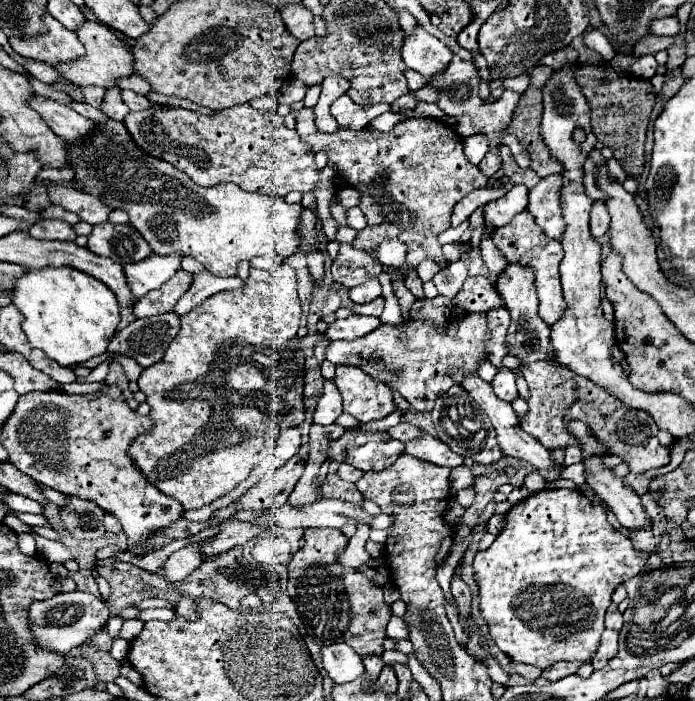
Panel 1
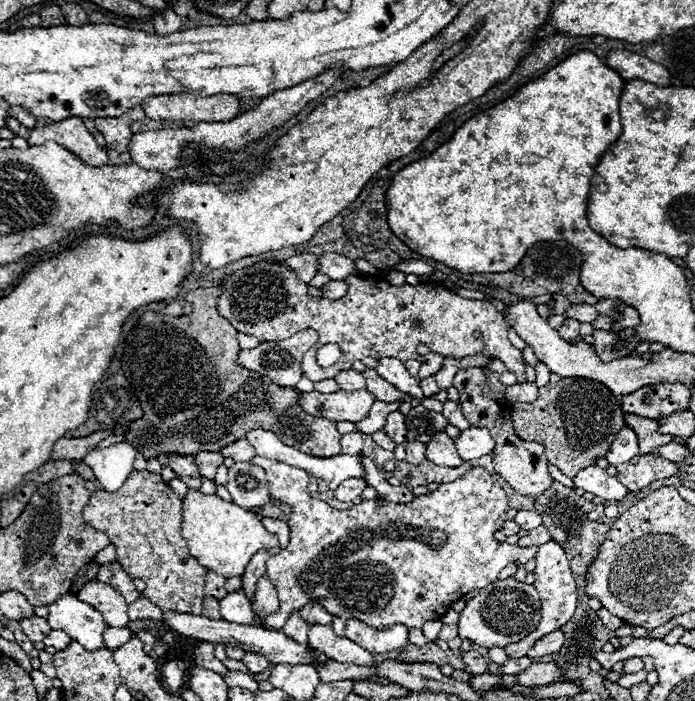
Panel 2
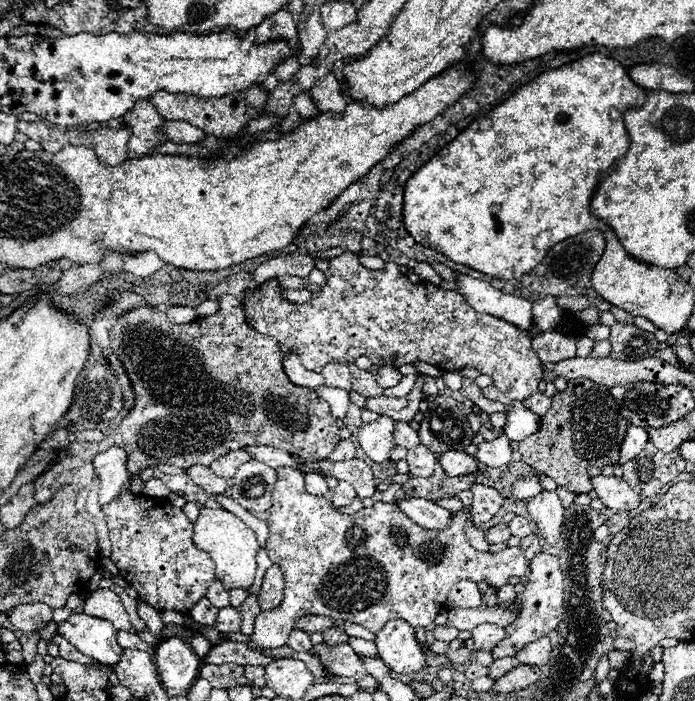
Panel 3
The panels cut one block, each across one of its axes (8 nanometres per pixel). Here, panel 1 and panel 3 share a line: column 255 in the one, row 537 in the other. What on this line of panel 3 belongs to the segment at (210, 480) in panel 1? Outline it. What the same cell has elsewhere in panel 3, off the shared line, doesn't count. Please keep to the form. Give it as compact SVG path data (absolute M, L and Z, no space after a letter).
M276 468L278 480L272 488L272 510L270 510L270 536L266 544L266 552L272 564L278 564L284 574L284 600L274 610L260 612L256 616L252 640L248 648L278 648L284 646L288 634L294 630L294 624L302 616L320 614L336 620L346 620L364 626L368 632L376 634L384 628L388 620L402 618L414 628L424 628L434 624L434 618L444 610L446 596L450 588L460 580L486 582L488 586L500 588L508 584L510 578L526 576L528 560L520 547L506 547L500 552L478 552L470 546L466 534L462 532L468 520L474 526L486 524L504 504L502 494L484 484L472 484L472 504L458 512L452 512L450 528L446 530L426 530L414 524L406 514L398 510L396 504L376 502L370 508L362 508L356 514L340 514L322 496L308 494L304 490L304 474L296 468Z

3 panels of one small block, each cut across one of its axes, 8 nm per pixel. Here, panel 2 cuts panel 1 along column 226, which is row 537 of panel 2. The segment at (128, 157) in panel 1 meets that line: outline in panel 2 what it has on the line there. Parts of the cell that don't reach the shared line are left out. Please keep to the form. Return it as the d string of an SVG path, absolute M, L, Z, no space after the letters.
M188 490L188 496L182 500L182 506L182 536L190 548L190 554L206 570L212 568L214 572L220 572L224 578L242 576L244 568L258 550L278 546L278 538L264 528L256 514L236 506L234 502L226 502L218 496L208 496L198 490Z

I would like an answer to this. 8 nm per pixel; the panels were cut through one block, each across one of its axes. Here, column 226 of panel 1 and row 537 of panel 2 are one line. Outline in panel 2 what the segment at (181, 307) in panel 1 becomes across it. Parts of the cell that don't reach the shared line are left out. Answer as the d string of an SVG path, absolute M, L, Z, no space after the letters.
M264 518L262 524L268 528L268 532L278 536L280 548L288 546L288 542L290 542L290 528L288 528L288 524L284 520L268 520L268 518Z

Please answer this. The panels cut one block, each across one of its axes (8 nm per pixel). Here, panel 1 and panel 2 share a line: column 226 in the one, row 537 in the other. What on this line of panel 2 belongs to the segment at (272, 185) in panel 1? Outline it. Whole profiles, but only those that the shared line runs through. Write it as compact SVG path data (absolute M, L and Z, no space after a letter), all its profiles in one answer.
M132 472L124 486L118 492L94 492L84 506L84 522L88 522L92 528L102 530L108 534L110 544L116 546L116 560L120 560L122 568L132 578L140 578L146 582L144 596L154 602L160 610L172 610L180 614L200 614L202 602L204 602L204 576L206 568L202 568L192 556L186 546L186 540L182 538L182 500L176 492L156 474L150 472Z

